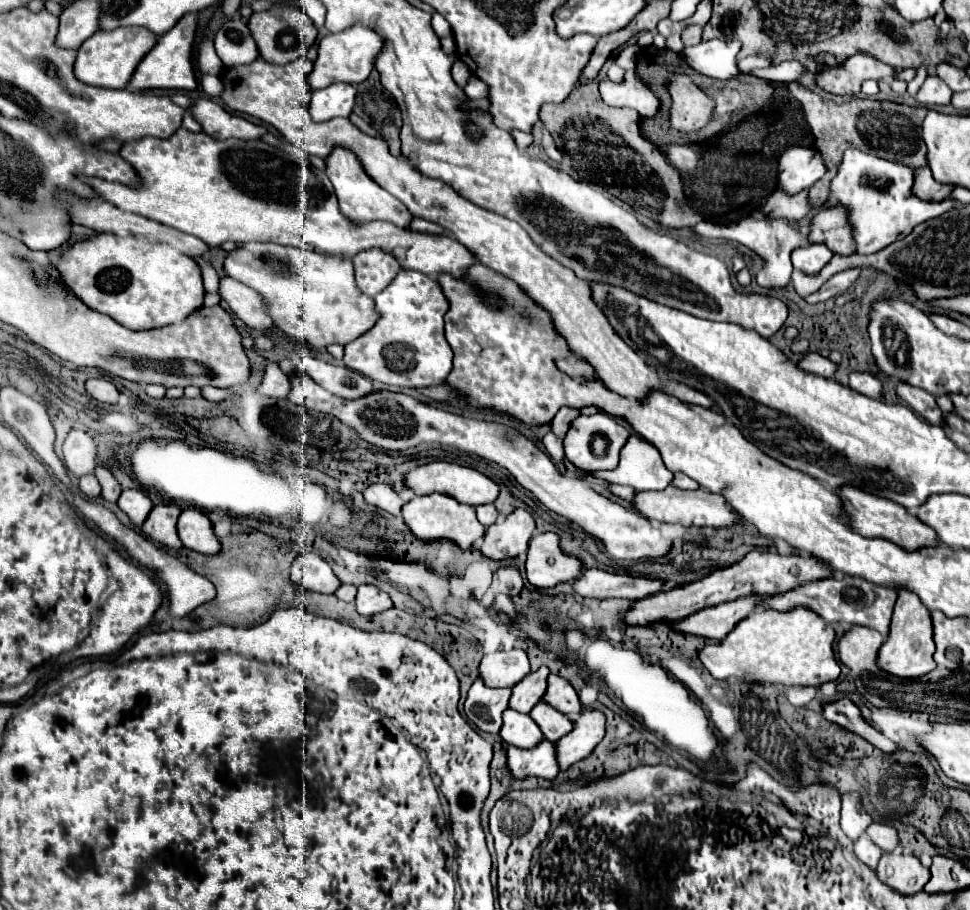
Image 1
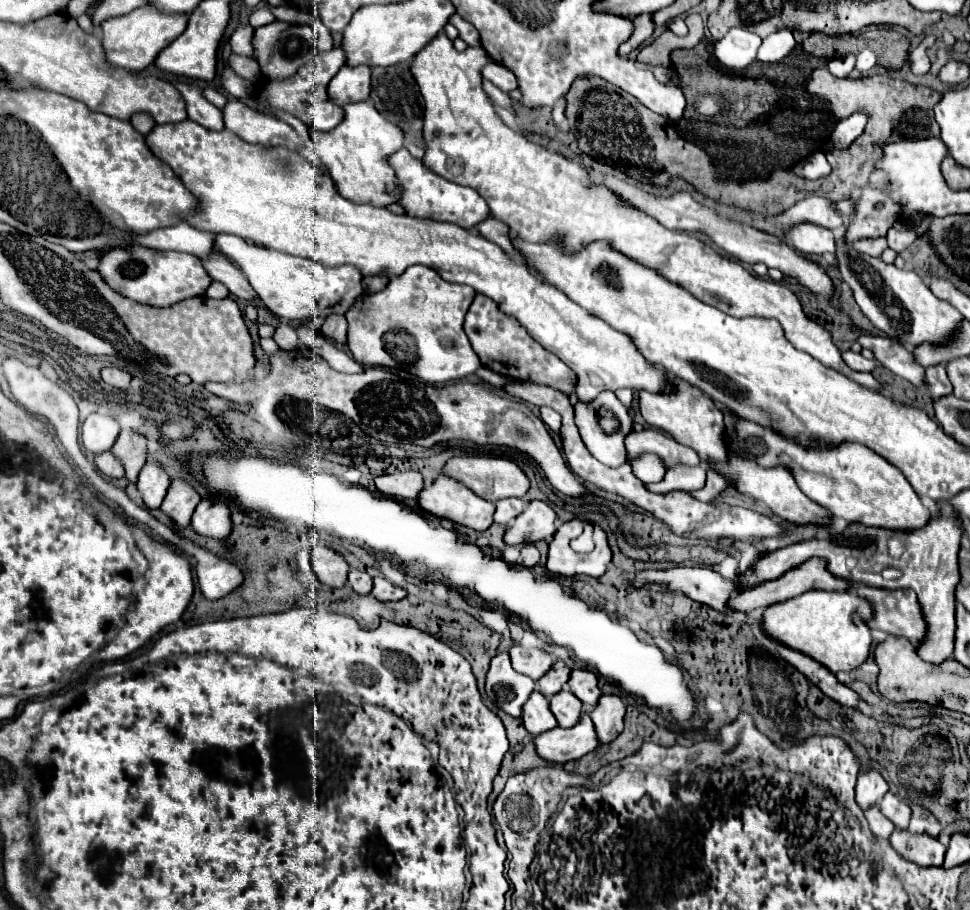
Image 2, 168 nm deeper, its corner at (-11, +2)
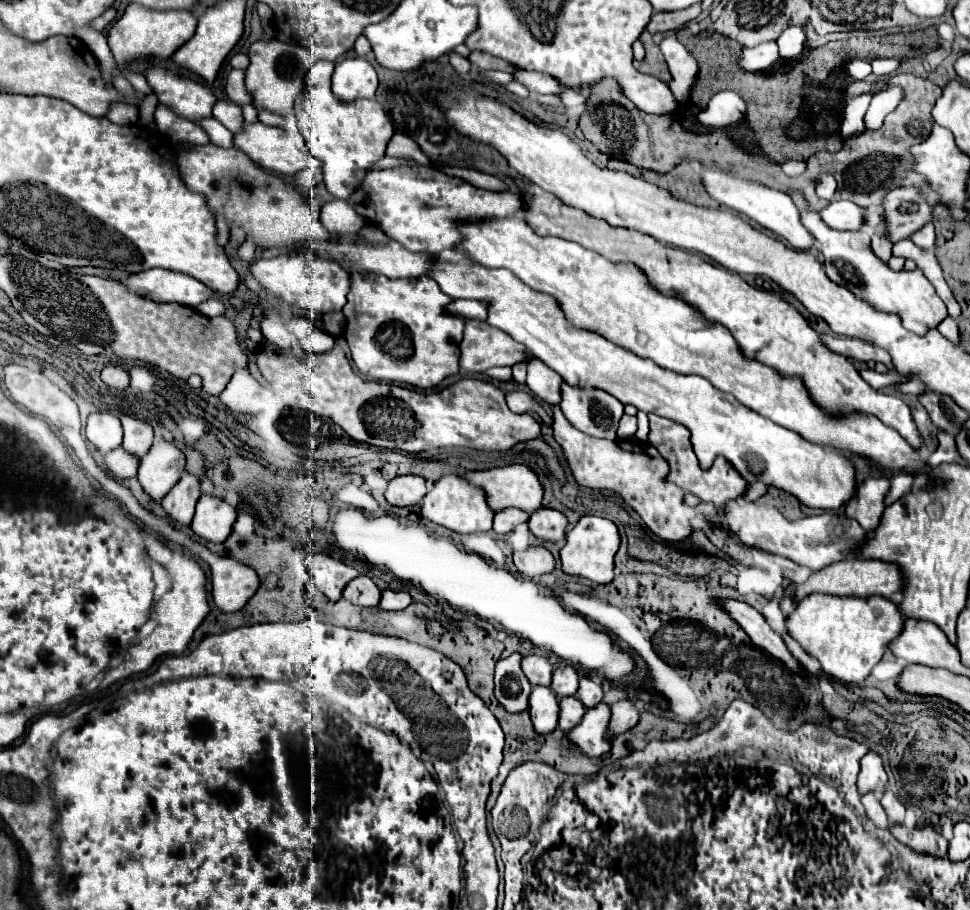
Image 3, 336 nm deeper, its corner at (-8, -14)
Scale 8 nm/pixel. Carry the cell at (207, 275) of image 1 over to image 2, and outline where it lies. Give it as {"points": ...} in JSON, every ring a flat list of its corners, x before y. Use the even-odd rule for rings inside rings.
{"points":[[180,222,176,226,154,230,152,234,140,236,138,242,154,250,178,250,178,252,204,256,204,254,210,254,210,250,214,248,214,238,216,234,212,232,198,230,188,222]]}

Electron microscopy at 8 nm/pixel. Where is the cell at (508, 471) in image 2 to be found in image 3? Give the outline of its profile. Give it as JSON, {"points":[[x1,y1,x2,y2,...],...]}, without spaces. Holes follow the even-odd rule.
{"points":[[511,464,505,468,467,472,465,480,485,492,487,504,493,508,493,512,505,508,535,512,541,508,543,488,537,474,529,466]]}

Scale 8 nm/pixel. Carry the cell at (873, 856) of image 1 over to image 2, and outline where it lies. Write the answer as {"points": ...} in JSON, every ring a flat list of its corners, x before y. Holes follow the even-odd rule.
{"points":[[872,806,872,808,868,808,866,812,866,818,868,818,868,824,870,824,870,830,876,834,876,836,884,836,884,838,888,838,890,834,892,834,892,830,894,830,894,824,880,812,880,808,878,806]]}

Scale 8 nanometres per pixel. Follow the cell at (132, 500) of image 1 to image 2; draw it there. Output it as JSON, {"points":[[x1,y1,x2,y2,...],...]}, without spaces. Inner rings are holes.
{"points":[[158,462,144,464,138,476,138,490,148,508,160,508,168,486,170,486,170,476]]}

